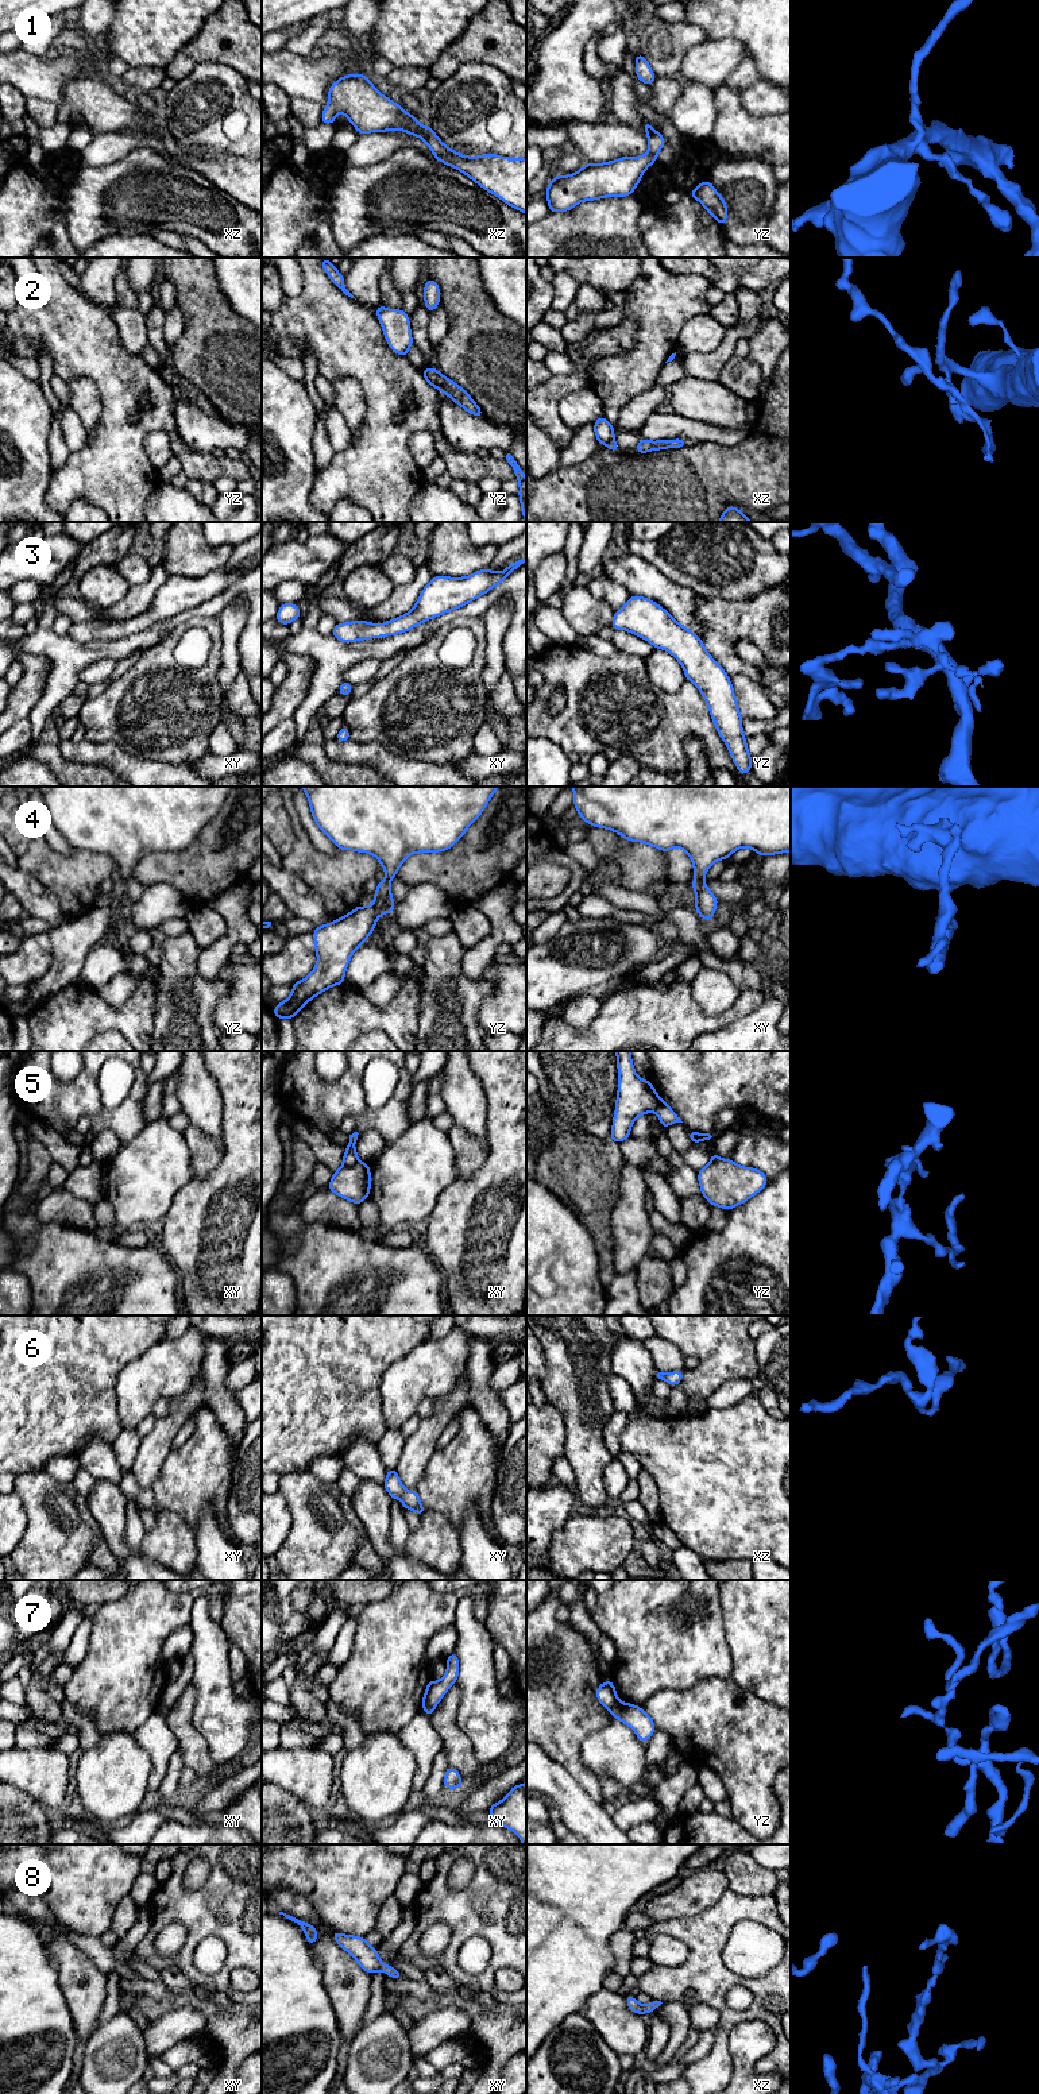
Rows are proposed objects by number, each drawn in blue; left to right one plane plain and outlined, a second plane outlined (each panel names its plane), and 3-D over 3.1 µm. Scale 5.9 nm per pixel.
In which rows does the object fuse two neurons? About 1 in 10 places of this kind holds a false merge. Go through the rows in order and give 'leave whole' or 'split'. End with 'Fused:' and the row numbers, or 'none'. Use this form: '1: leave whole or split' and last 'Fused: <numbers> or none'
1: leave whole
2: split
3: leave whole
4: leave whole
5: split
6: leave whole
7: split
8: leave whole
Fused: 2, 5, 7

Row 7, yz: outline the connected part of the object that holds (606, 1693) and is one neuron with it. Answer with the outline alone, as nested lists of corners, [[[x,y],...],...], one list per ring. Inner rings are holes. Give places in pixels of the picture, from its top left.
[[[603,1681],[596,1689],[596,1699],[607,1711],[611,1711],[618,1701],[614,1681]]]

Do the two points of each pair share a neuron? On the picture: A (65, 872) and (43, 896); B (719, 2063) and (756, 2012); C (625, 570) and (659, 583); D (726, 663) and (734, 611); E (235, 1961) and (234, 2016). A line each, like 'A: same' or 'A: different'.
A: different
B: same
C: same
D: same
E: different

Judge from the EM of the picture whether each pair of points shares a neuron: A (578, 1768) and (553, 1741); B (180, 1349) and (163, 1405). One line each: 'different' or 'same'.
A: same
B: different

